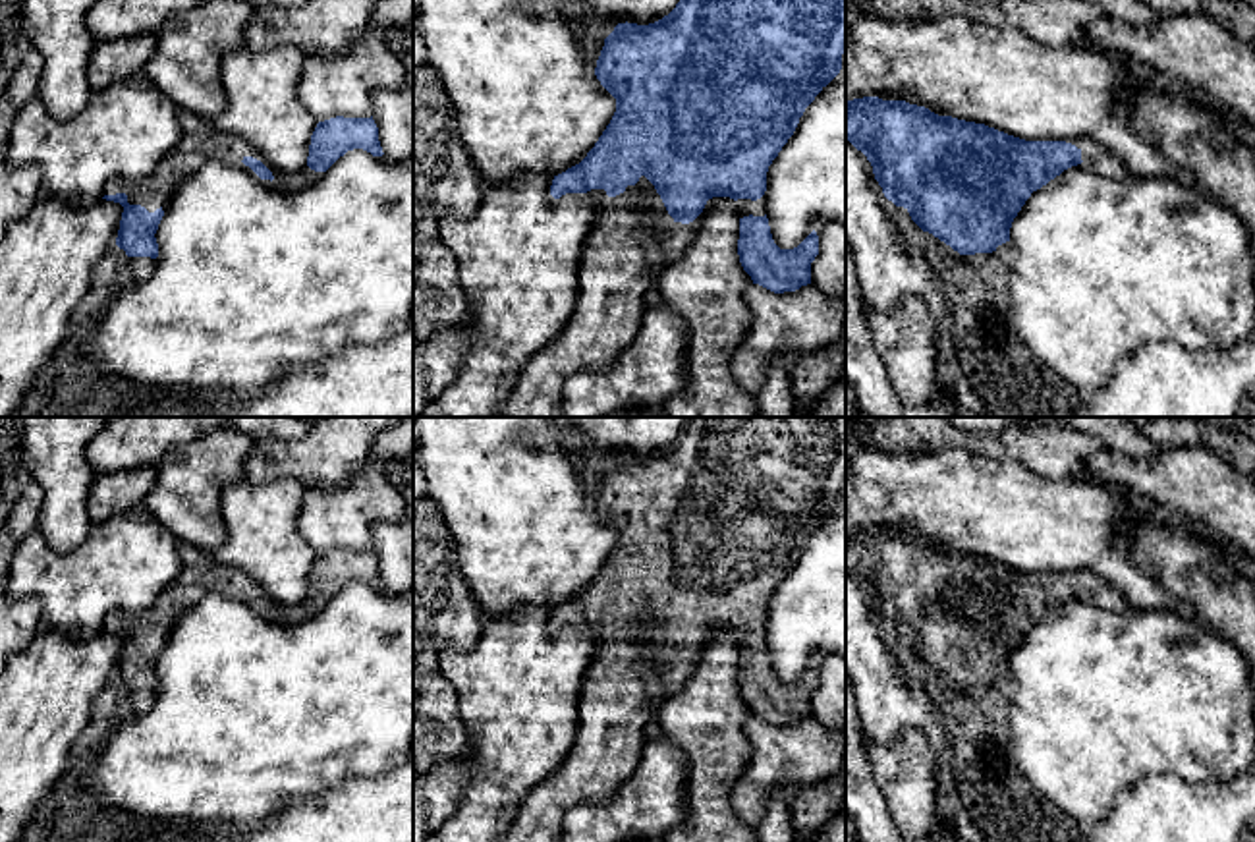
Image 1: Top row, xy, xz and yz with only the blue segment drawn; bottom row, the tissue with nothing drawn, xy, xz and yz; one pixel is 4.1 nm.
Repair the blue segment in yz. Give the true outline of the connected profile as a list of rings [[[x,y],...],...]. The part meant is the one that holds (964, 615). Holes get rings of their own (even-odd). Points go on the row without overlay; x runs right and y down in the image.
[[[878,529],[846,533],[846,574],[867,589],[884,630],[960,688],[992,686],[1010,674],[1012,655],[1031,626],[1072,599],[1083,595],[1112,612],[1130,608],[1104,579],[1081,583],[1066,574],[1025,574],[985,556]]]

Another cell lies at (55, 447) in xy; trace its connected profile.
[[[17,417],[17,421],[27,465],[42,489],[37,531],[54,552],[68,554],[85,543],[91,531],[87,498],[97,473],[85,458],[85,448],[108,417]]]

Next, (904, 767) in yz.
[[[906,728],[886,744],[863,740],[863,745],[898,828],[909,838],[927,836],[938,817],[936,759],[925,734]]]

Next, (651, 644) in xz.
[[[645,608],[639,610],[635,622],[639,626],[639,637],[635,641],[639,651],[635,659],[651,660],[651,659],[674,655],[660,628],[656,626],[655,618]]]

